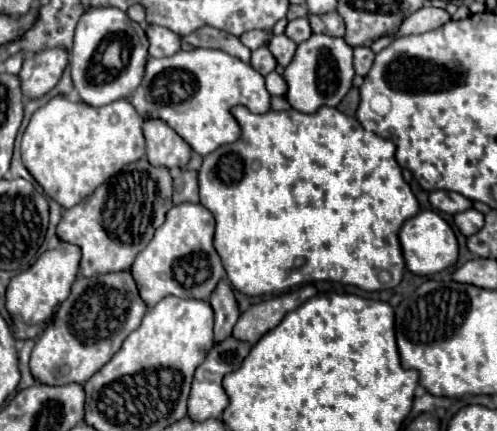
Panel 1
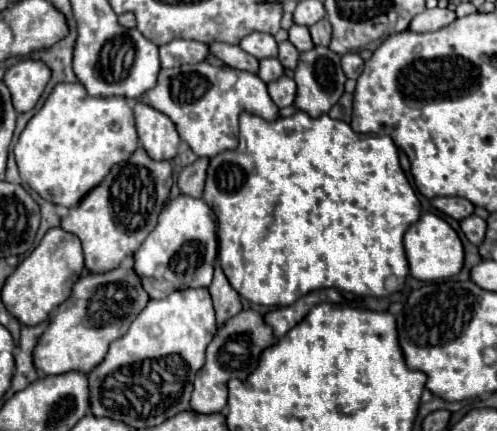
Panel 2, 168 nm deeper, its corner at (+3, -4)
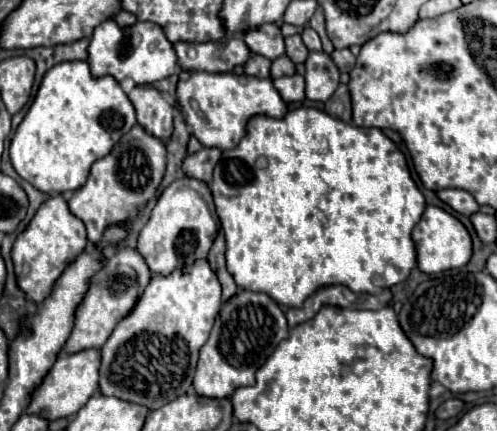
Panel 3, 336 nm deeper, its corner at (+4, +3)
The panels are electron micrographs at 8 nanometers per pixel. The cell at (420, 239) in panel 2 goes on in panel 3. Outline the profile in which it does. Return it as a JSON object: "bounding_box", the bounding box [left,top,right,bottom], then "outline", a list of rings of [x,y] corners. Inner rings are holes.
{"bounding_box":[413,205,471,273],"outline":[[[429,205],[421,221],[415,225],[413,243],[417,251],[417,267],[423,273],[441,273],[447,269],[457,269],[463,267],[471,257],[471,237],[463,223],[435,205]]]}

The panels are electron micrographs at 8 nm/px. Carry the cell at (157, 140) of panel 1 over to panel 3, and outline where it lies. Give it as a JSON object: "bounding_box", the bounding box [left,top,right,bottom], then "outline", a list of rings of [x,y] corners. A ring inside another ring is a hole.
{"bounding_box":[129,85,173,139],"outline":[[[137,85],[129,93],[129,99],[137,111],[137,123],[157,139],[171,139],[173,135],[173,107],[171,103],[151,87]]]}

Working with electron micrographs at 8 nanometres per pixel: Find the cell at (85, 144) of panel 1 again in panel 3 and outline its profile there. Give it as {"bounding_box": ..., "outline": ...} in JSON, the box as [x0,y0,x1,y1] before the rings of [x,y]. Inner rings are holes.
{"bounding_box":[9,61,137,195],"outline":[[[87,61],[59,63],[45,73],[41,87],[33,99],[33,105],[29,107],[25,119],[15,131],[15,137],[11,139],[11,145],[9,145],[11,163],[25,181],[29,181],[35,189],[47,195],[73,193],[75,189],[81,189],[85,185],[91,165],[103,159],[113,149],[113,145],[125,133],[131,131],[135,123],[137,123],[135,109],[113,77],[93,79]]]}

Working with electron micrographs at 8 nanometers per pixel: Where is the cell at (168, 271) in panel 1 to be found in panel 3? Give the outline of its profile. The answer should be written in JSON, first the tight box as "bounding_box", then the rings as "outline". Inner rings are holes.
{"bounding_box":[137,177,220,277],"outline":[[[183,177],[173,181],[159,195],[147,225],[141,229],[137,237],[137,251],[141,253],[153,275],[167,277],[179,267],[193,265],[199,259],[207,259],[217,226],[220,228],[220,222],[209,185],[191,177]]]}

